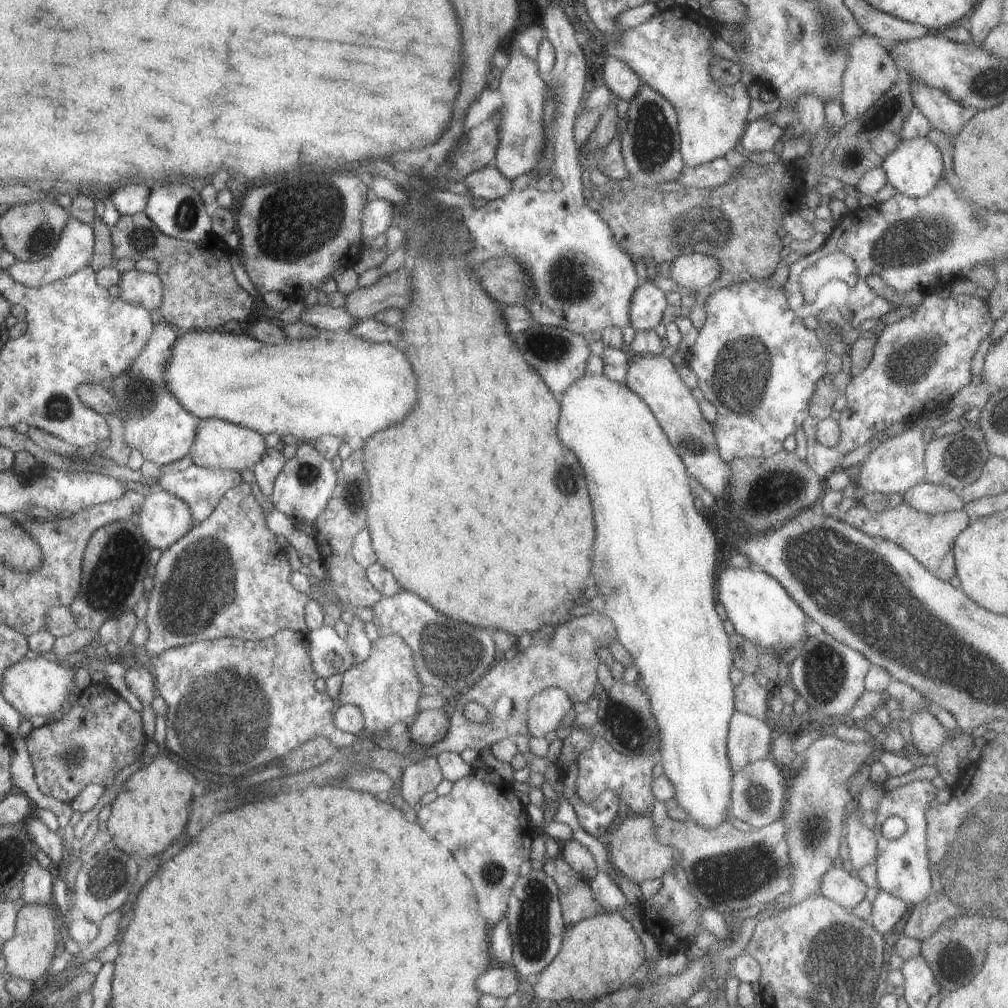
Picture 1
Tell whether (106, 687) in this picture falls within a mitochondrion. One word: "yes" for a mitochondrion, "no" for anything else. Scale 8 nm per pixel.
no

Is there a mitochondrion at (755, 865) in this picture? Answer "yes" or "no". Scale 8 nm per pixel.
yes

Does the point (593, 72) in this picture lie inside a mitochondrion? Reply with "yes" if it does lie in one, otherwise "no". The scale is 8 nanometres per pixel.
no

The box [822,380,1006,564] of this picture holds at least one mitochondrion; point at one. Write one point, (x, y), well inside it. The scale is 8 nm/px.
(960, 458)

